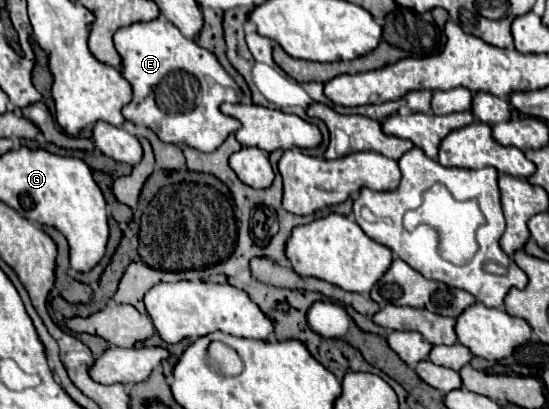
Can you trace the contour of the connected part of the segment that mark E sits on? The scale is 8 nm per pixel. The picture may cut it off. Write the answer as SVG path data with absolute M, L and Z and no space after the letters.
M162 17L148 21L148 23L134 23L128 27L122 27L114 35L114 45L118 53L122 55L122 75L130 81L134 89L132 101L122 109L126 121L134 125L144 125L150 127L162 141L166 143L176 143L176 145L188 145L200 151L214 151L218 149L224 139L240 129L240 121L226 117L220 111L220 105L224 101L242 101L244 93L240 85L224 71L224 67L218 63L216 55L210 53L208 49L200 47L196 41L186 39L176 25L170 21L164 21Z

